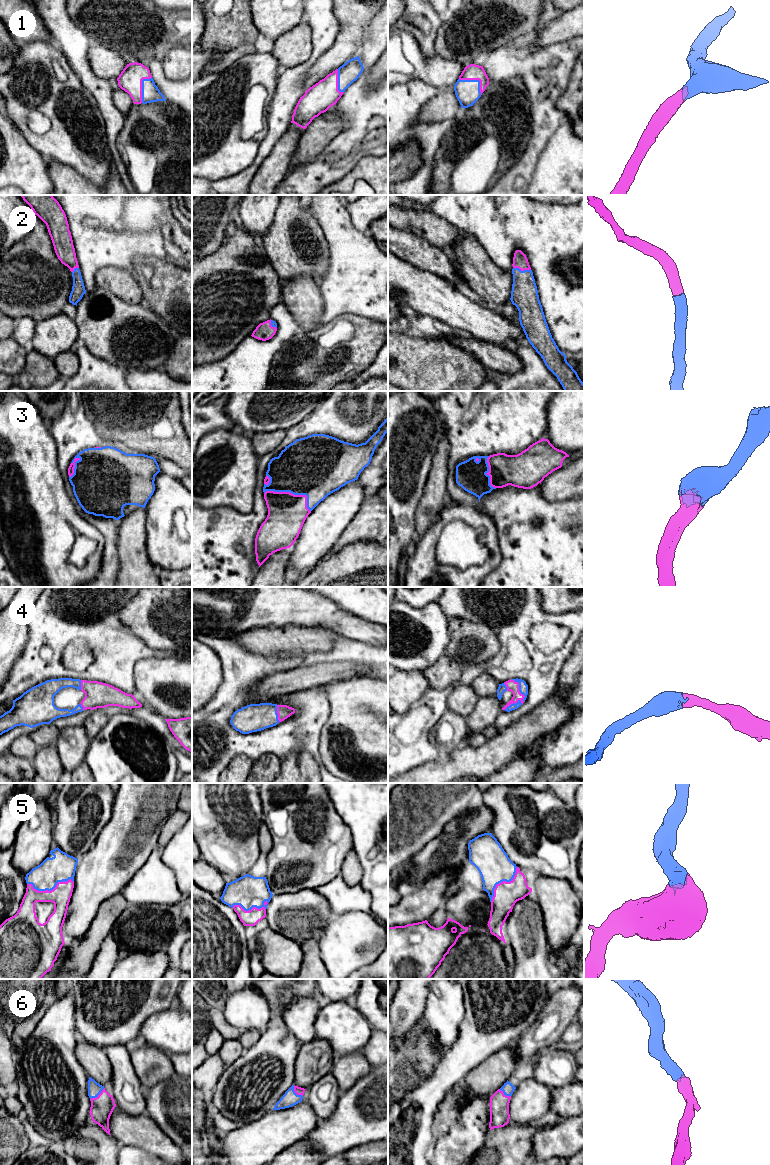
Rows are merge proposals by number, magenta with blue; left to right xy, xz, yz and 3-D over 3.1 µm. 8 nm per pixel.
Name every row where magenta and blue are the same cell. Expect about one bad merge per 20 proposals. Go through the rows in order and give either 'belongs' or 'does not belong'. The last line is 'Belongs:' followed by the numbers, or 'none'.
1: belongs
2: belongs
3: belongs
4: belongs
5: belongs
6: belongs
Belongs: 1, 2, 3, 4, 5, 6

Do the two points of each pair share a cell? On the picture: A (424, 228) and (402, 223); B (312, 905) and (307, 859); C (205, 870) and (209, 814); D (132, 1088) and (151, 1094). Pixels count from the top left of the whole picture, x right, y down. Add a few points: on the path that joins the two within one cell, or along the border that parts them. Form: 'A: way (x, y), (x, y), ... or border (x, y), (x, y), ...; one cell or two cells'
A: way (419, 223), (407, 223); one cell
B: border (315, 889), (303, 888), (294, 892); two cells
C: border (202, 858), (222, 874); two cells
D: border (144, 1090), (146, 1109); two cells

